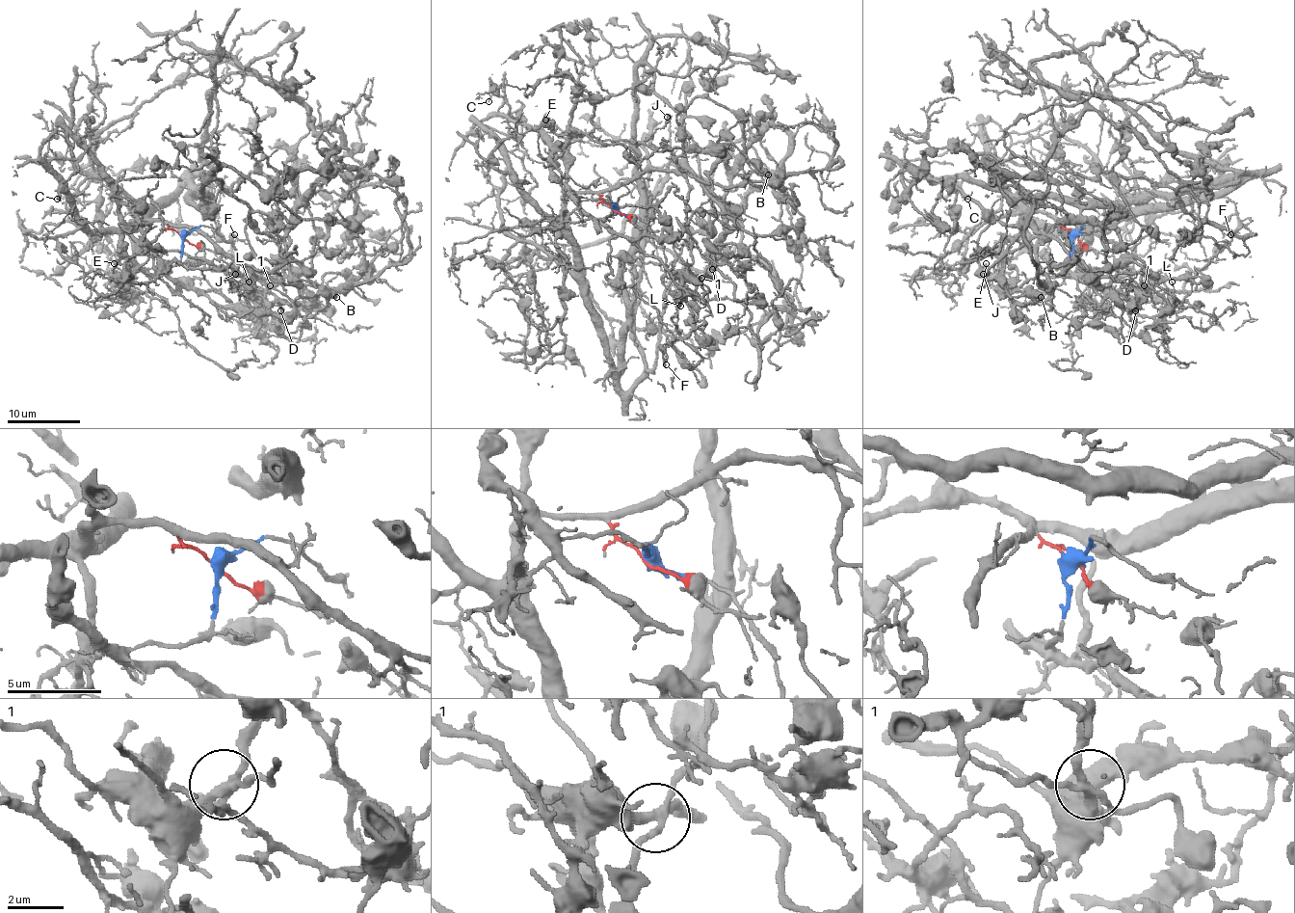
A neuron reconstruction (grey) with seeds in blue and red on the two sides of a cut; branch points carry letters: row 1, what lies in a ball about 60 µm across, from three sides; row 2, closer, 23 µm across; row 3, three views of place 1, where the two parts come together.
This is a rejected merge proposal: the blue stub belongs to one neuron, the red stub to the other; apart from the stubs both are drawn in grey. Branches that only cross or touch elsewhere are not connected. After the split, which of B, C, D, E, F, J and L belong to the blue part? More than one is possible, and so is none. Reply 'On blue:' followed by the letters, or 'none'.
On blue: B, C, D, E, F, J, L

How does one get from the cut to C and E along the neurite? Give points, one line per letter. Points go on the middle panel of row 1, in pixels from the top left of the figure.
C: (613, 210), (608, 201), (580, 201), (551, 172), (545, 141), (509, 113), (501, 96), (492, 93), (488, 102)
E: (613, 210), (608, 201), (580, 201), (553, 172), (564, 144), (578, 133), (556, 135), (545, 120)

